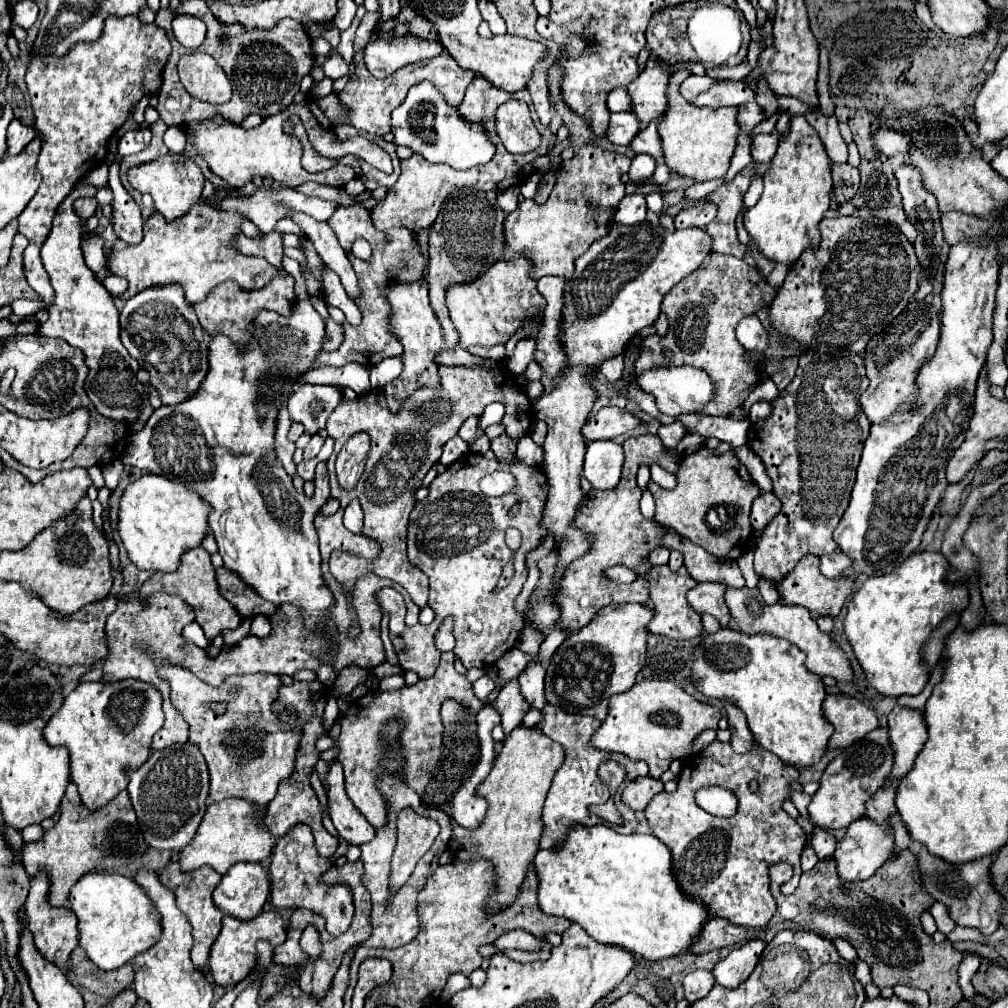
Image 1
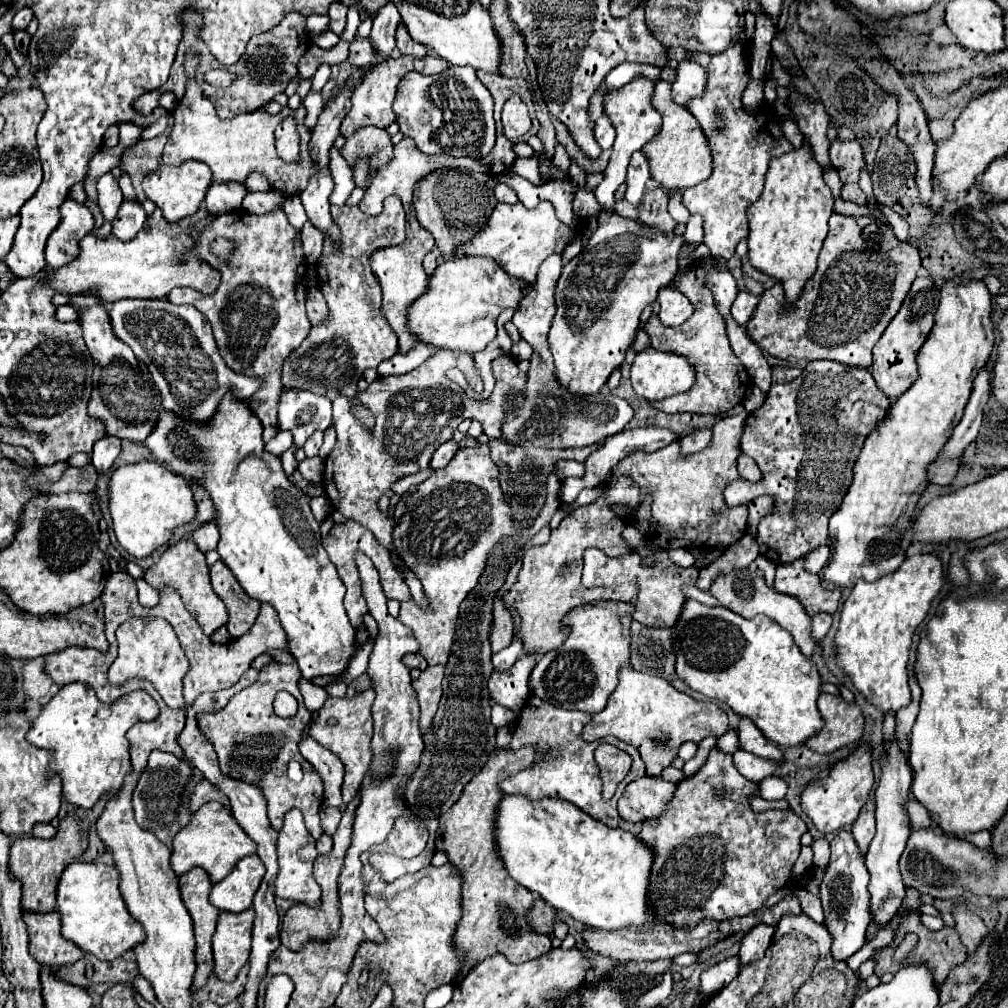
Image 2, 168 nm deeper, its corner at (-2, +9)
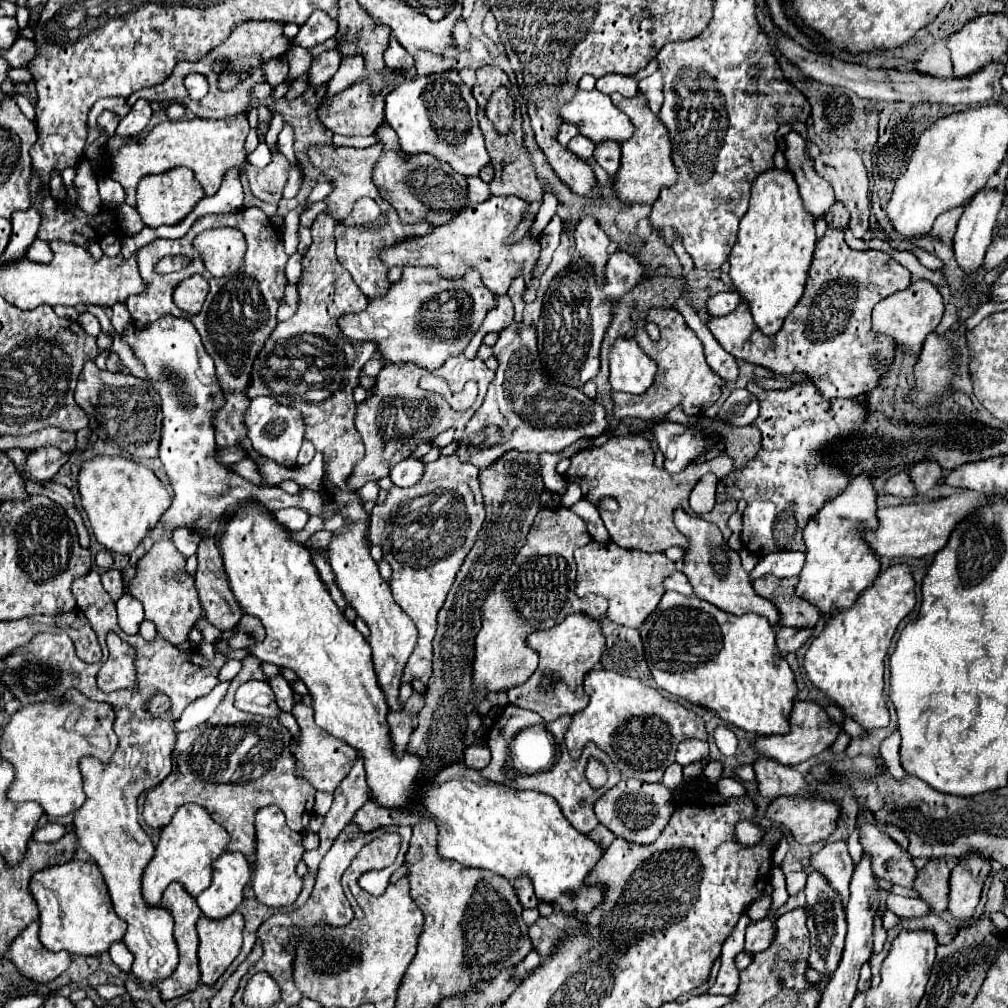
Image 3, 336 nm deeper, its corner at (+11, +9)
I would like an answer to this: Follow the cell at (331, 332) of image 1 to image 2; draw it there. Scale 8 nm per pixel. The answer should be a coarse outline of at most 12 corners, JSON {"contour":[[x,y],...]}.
{"contour":[[317,286],[307,290],[307,314],[313,326],[329,318],[327,302]]}

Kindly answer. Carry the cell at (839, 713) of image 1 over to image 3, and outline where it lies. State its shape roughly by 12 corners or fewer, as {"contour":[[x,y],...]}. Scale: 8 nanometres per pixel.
{"contour":[[796,702],[790,732],[756,736],[758,756],[796,766],[830,748],[840,728]]}

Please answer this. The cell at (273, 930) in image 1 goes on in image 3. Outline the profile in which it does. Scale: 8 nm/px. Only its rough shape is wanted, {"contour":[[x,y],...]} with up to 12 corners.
{"contour":[[200,916],[198,960],[212,986],[242,948],[244,918]]}

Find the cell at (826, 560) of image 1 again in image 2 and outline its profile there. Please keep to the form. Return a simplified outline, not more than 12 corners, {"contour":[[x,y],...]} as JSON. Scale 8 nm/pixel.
{"contour":[[819,546],[805,556],[807,570],[817,574],[829,562],[831,548]]}

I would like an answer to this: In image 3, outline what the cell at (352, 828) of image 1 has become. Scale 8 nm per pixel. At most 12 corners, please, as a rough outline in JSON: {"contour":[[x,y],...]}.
{"contour":[[262,680],[244,682],[234,706],[242,712],[278,718],[294,738],[298,724],[282,712]]}

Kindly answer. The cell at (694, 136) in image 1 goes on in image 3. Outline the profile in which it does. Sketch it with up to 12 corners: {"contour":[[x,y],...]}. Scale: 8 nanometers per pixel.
{"contour":[[612,94],[634,124],[610,176],[624,204],[676,182],[670,138],[642,94]]}

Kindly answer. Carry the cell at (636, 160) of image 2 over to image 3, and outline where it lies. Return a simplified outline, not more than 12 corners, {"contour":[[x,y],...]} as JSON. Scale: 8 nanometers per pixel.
{"contour":[[596,142],[594,160],[612,176],[620,162],[620,144]]}

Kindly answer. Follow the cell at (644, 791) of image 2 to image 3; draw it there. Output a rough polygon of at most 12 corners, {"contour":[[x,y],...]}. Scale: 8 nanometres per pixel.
{"contour":[[620,780],[594,802],[616,838],[652,844],[672,812],[664,784]]}

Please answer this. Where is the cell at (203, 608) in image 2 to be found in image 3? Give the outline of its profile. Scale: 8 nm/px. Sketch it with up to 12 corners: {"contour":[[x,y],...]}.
{"contour":[[172,540],[138,560],[126,592],[170,644],[202,616]]}

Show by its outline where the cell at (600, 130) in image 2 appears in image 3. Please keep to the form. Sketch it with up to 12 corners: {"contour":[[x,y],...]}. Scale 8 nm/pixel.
{"contour":[[582,134],[566,148],[578,158],[592,158],[594,142]]}

